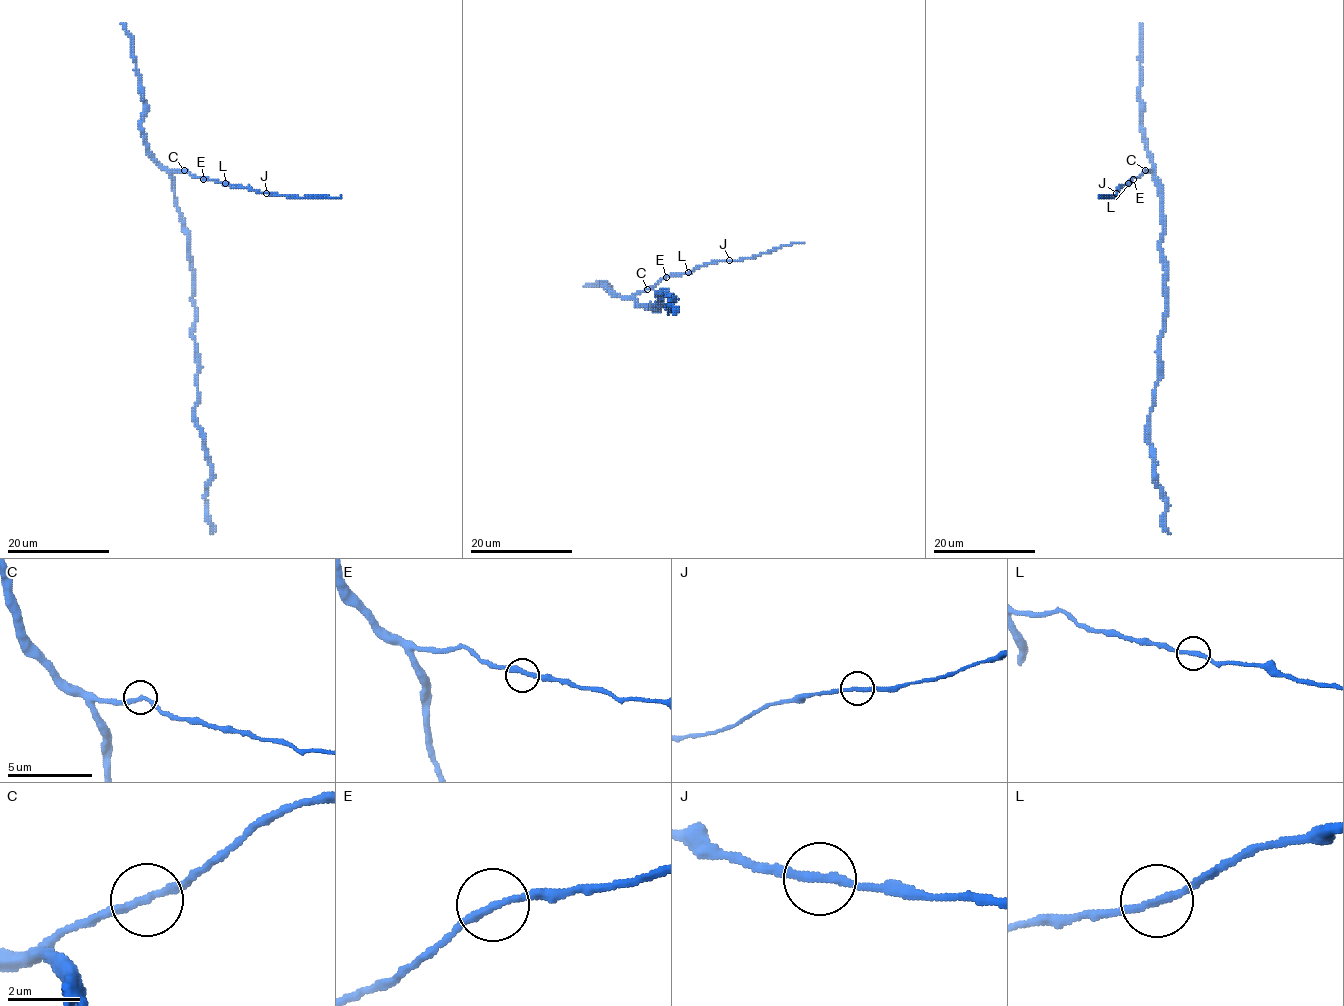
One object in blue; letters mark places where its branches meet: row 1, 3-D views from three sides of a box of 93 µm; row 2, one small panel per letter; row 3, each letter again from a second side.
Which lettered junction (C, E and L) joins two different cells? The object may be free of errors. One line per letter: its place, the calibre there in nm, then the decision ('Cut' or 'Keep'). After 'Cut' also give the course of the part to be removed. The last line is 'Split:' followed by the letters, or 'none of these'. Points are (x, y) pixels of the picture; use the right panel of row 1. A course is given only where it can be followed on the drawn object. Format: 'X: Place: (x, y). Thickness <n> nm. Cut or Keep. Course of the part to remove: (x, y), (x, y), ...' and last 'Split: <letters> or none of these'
C: Place: (1145, 170). Thickness 240 nm. Keep
E: Place: (1133, 179). Thickness 240 nm. Keep
L: Place: (1128, 183). Thickness 220 nm. Keep
Split: none of these

